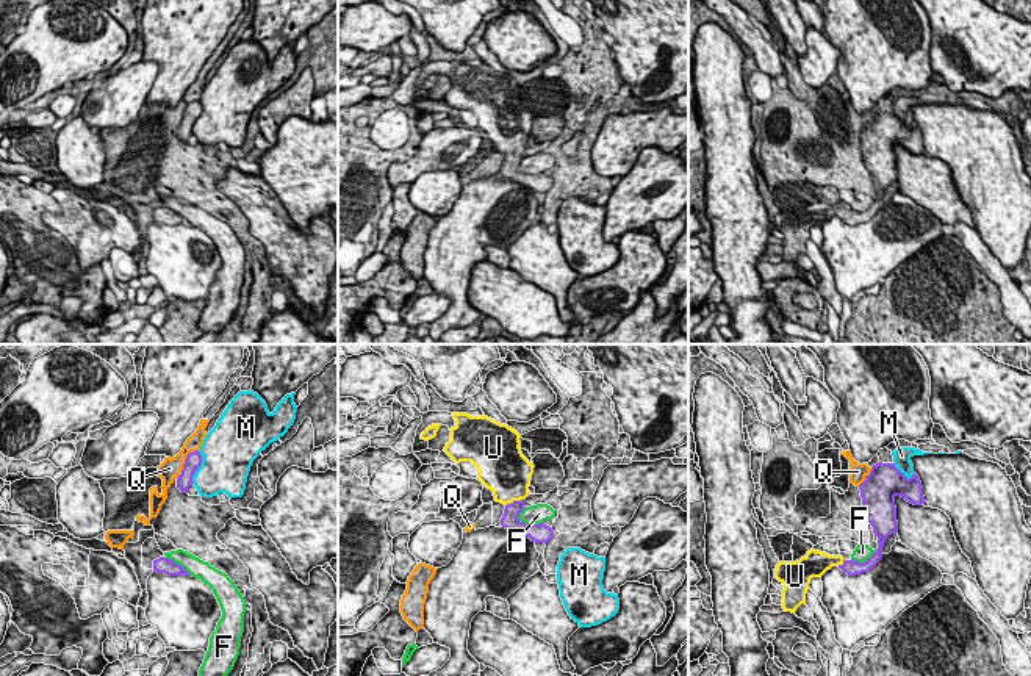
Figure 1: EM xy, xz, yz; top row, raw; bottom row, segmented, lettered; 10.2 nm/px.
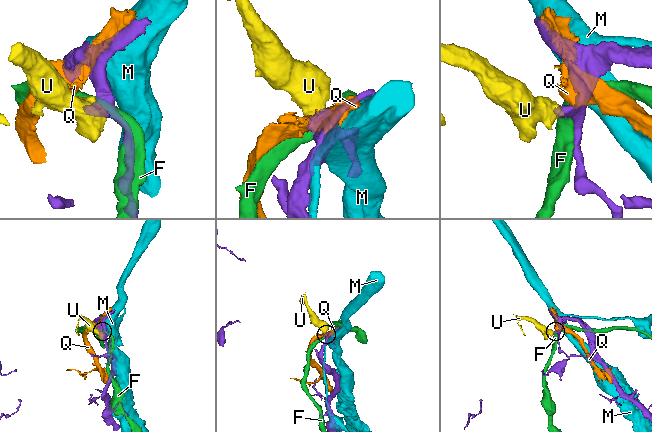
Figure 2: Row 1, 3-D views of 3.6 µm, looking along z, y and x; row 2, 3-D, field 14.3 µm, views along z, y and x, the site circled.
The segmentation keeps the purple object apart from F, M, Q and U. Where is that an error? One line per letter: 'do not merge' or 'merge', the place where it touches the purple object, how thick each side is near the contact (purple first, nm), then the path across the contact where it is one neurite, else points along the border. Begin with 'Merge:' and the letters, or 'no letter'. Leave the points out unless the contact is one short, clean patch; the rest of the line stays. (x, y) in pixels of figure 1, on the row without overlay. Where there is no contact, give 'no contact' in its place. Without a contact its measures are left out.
Merge: U
F: do not merge; contact xz (531, 174); calibres 190 and 200 nm
M: do not merge; contact xy (197, 118); calibres 160 and 440 nm
Q: do not merge; contact xy (185, 111); calibres 160 and 200 nm
U: merge; contact xz (515, 151); calibres 170 and 440 nm; way xz (509, 169), (515, 151), (509, 136), (509, 127)

